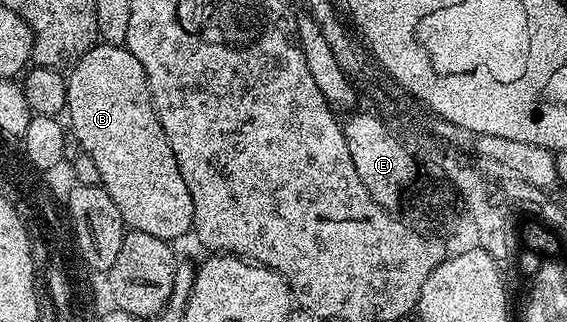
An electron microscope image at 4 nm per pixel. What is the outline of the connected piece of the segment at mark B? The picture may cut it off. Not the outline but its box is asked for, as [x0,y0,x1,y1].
[66,44,194,244]

